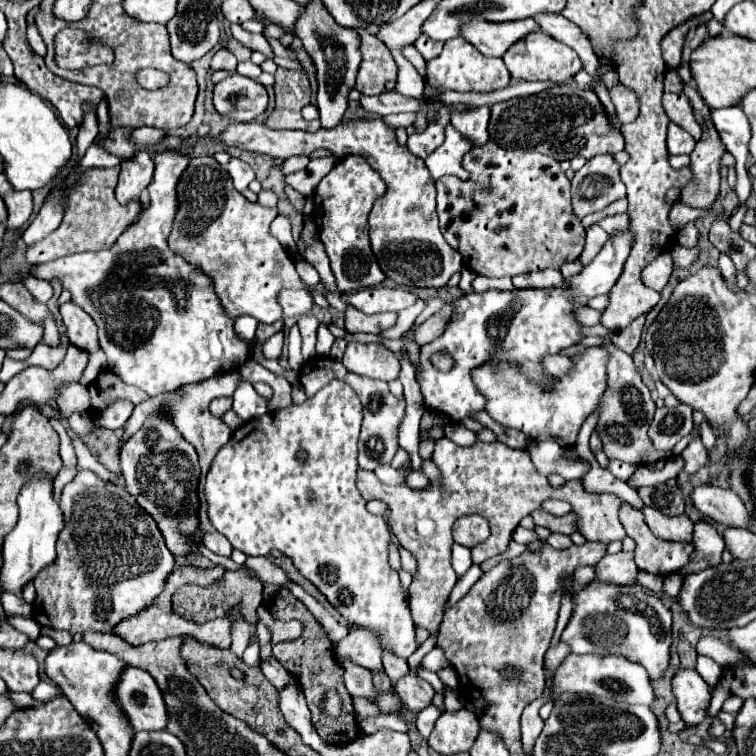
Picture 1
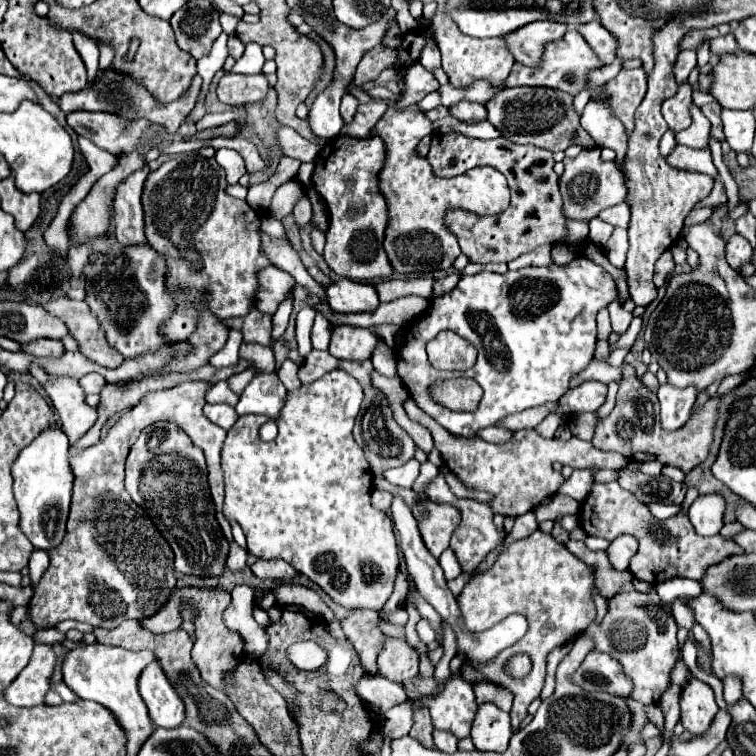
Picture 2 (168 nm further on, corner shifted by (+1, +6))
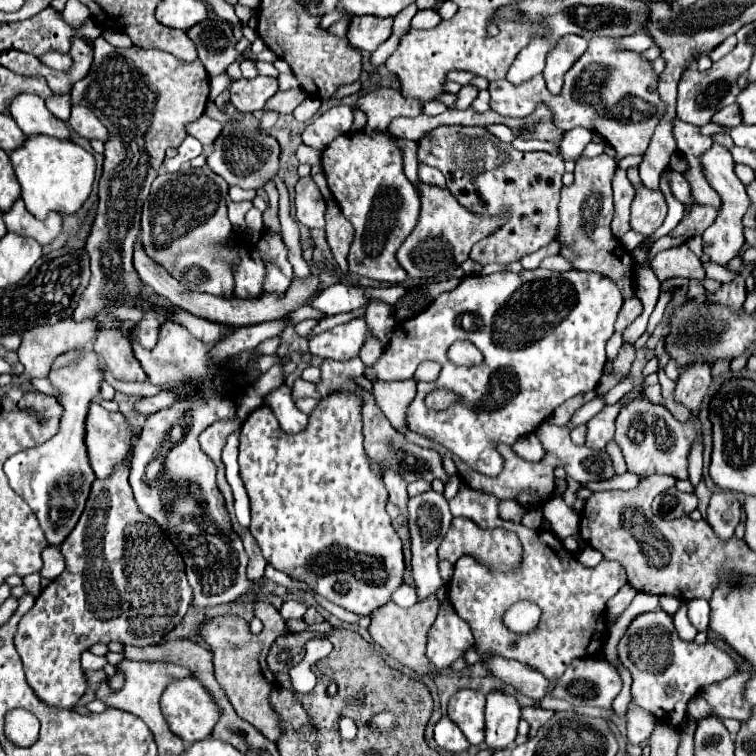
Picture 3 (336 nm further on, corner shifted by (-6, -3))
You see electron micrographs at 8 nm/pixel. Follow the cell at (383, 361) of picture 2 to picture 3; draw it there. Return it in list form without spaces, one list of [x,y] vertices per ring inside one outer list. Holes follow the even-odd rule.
[[[370,303],[368,305],[368,315],[364,319],[370,327],[370,333],[380,341],[382,349],[386,349],[388,339],[392,339],[394,325],[396,325],[390,307],[384,305],[384,303]]]

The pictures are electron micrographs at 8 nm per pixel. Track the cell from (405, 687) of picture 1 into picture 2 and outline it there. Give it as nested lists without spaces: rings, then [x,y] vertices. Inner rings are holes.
[[[385,636],[385,644],[377,656],[377,666],[383,678],[405,684],[419,672],[419,656],[405,640]]]

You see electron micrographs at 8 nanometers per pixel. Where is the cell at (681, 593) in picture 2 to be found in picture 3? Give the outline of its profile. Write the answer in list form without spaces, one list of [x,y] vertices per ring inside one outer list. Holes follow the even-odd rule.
[[[692,599],[692,601],[686,601],[686,607],[688,607],[688,619],[690,623],[702,631],[702,629],[708,629],[708,613],[710,613],[710,605],[706,599]]]

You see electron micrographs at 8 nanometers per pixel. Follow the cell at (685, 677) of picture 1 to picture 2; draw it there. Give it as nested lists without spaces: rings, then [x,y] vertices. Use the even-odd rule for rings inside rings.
[[[695,678],[681,692],[681,722],[687,732],[703,736],[709,730],[717,710],[719,708],[709,684]]]

